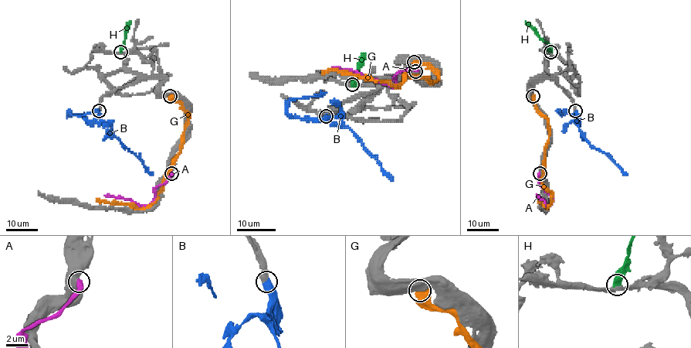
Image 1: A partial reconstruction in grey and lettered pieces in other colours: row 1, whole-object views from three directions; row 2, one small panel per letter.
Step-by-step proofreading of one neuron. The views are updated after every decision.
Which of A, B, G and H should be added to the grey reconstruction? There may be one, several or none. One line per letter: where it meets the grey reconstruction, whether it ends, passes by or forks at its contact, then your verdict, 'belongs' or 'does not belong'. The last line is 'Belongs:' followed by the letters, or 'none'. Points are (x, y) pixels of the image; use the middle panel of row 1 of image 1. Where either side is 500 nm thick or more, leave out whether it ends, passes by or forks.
A: meets grey at (415, 71); does not belong
B: meets grey at (326, 116); belongs
G: meets grey at (414, 62); does not belong
H: meets grey at (352, 84); belongs
Belongs: B, H

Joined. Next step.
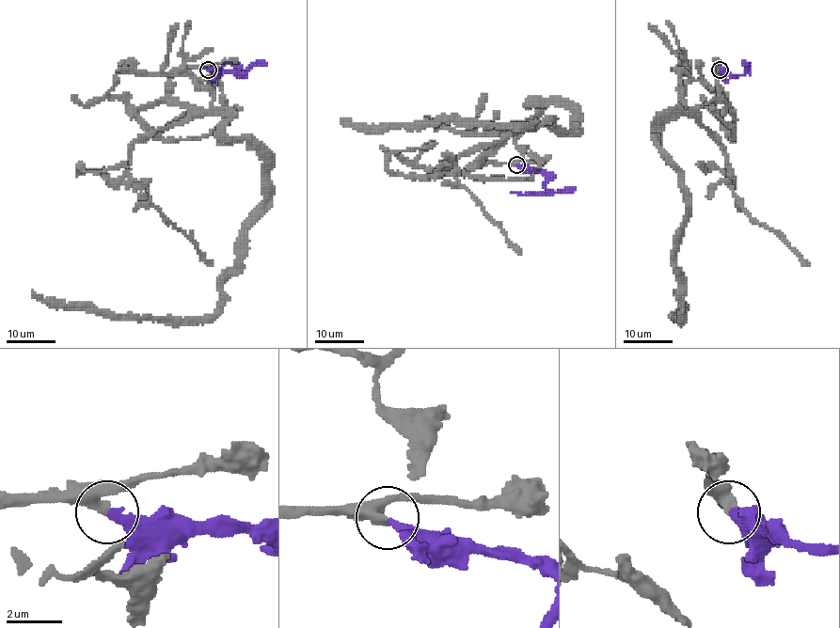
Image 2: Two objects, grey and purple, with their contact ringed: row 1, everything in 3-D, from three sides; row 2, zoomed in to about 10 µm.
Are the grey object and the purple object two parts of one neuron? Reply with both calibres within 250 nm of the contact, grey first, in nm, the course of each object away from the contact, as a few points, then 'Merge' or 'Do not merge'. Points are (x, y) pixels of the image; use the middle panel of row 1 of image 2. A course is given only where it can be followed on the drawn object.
Thickness 420 nm (grey) against 320 nm. Course of grey: (516, 164), (478, 162), (535, 117), (530, 101), (572, 112), (571, 132), (546, 120), (350, 126), (340, 117). Course of purple: (516, 164), (540, 169), (546, 176), (547, 192), (537, 194), (510, 192). Merge

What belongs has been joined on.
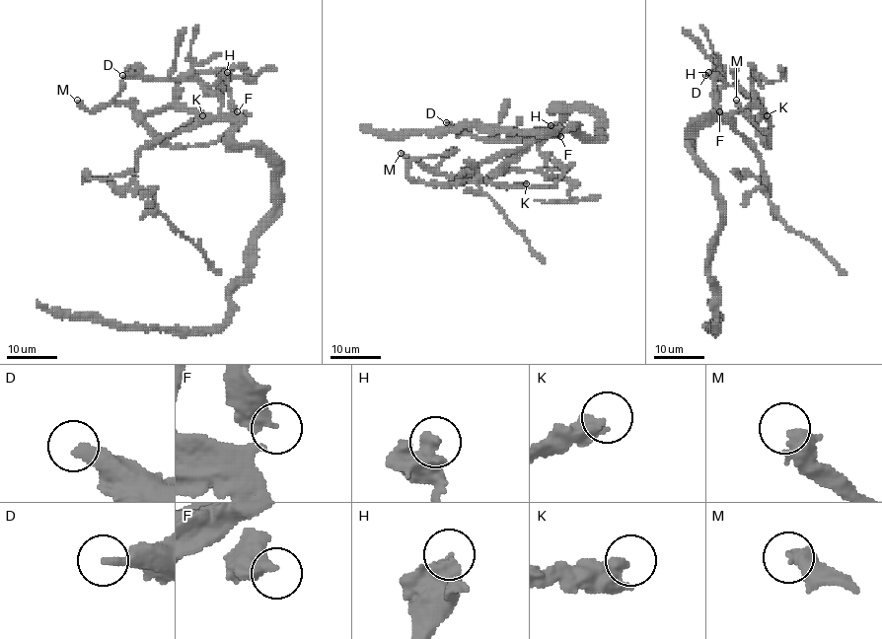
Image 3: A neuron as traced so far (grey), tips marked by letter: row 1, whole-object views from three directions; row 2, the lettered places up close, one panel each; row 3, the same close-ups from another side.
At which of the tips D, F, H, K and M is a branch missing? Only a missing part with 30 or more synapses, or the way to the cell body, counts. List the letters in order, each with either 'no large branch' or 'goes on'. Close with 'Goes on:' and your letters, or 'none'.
D: goes on
F: no large branch
H: no large branch
K: goes on
M: no large branch
Goes on: D, K

